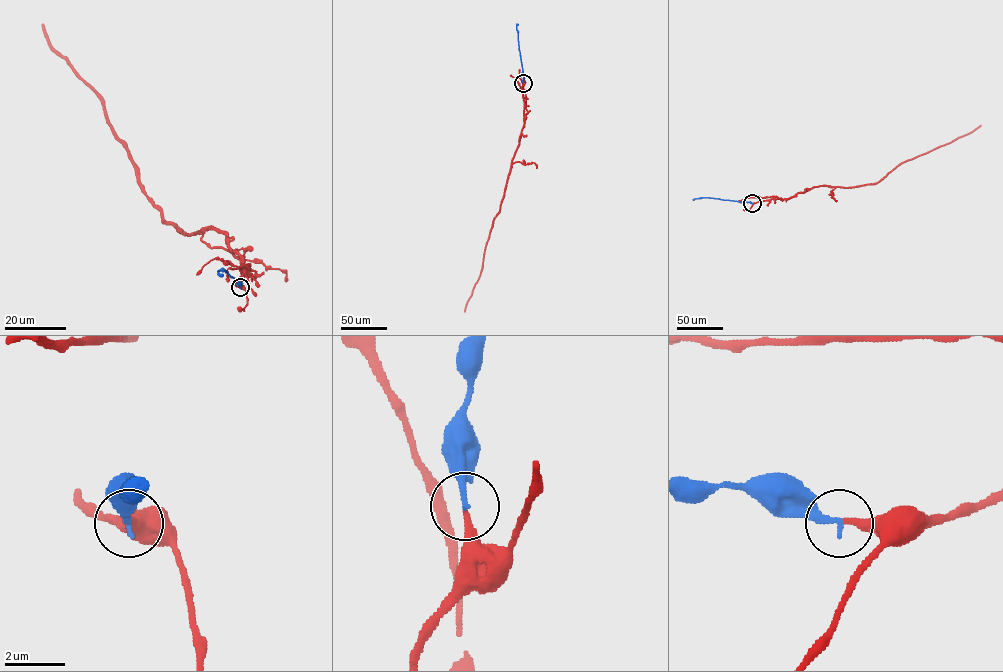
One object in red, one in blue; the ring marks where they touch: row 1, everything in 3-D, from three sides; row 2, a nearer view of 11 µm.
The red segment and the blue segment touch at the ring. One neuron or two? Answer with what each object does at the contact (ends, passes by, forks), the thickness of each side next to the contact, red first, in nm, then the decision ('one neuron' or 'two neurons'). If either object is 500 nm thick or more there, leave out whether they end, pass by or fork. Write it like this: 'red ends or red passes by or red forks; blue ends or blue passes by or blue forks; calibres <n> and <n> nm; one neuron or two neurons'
red ends; blue ends; calibres 260 and 220 nm; one neuron

